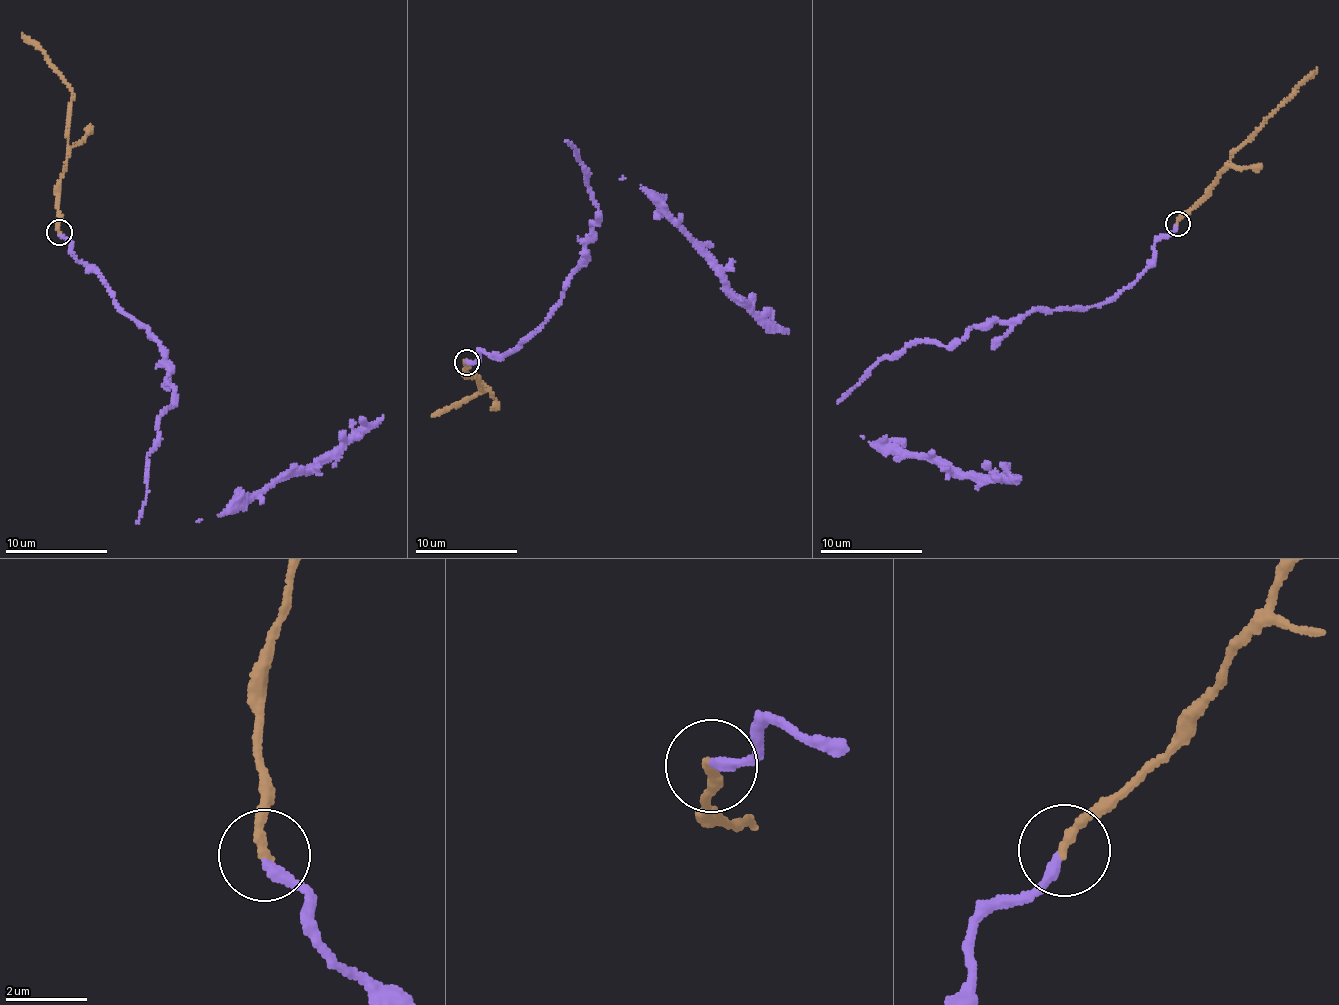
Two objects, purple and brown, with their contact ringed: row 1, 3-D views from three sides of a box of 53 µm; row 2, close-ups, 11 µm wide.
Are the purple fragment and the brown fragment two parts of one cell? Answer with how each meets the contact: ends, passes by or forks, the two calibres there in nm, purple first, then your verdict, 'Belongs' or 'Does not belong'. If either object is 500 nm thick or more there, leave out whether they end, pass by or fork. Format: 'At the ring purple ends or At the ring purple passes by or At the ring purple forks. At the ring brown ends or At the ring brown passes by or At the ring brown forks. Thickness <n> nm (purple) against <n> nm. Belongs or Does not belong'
At the ring purple ends. At the ring brown ends. Thickness 260 nm (purple) against 220 nm. Belongs

